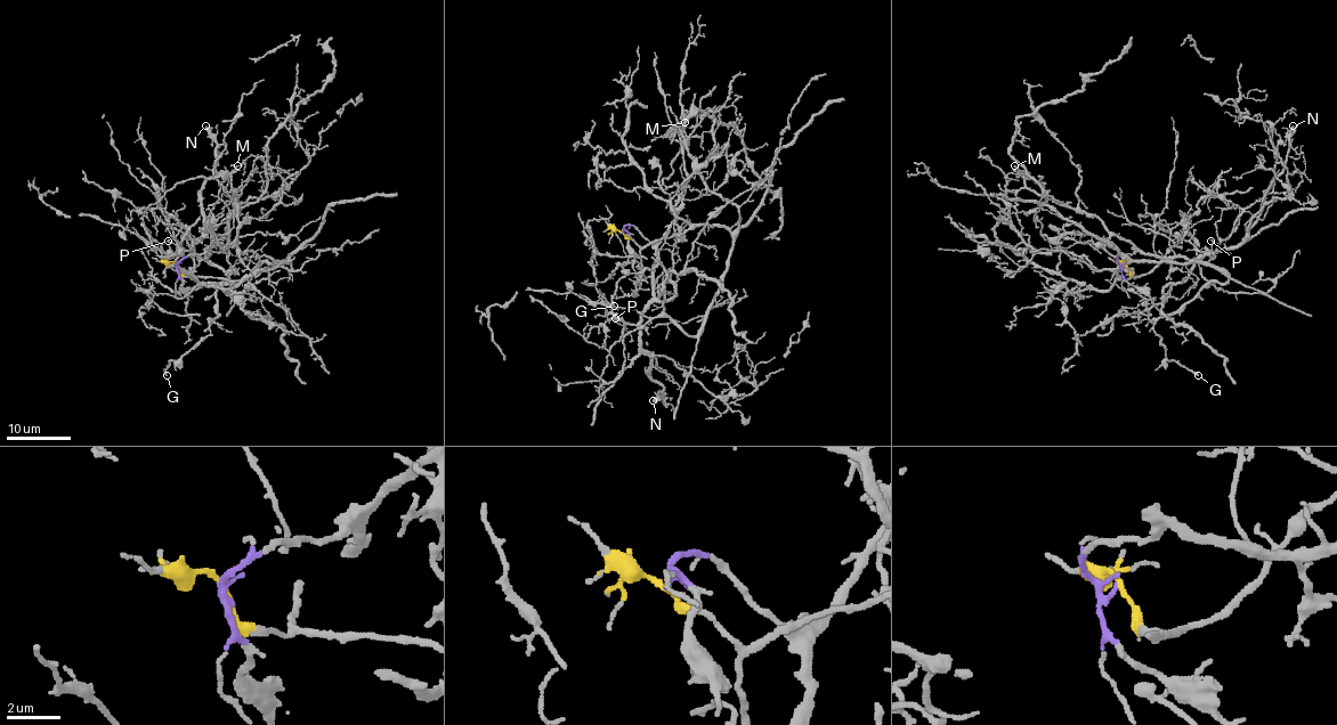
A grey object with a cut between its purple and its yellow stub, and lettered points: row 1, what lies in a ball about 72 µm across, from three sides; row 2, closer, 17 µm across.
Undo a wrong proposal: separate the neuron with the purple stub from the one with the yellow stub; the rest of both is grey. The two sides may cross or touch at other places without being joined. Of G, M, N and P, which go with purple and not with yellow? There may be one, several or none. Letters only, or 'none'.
M, N, P

